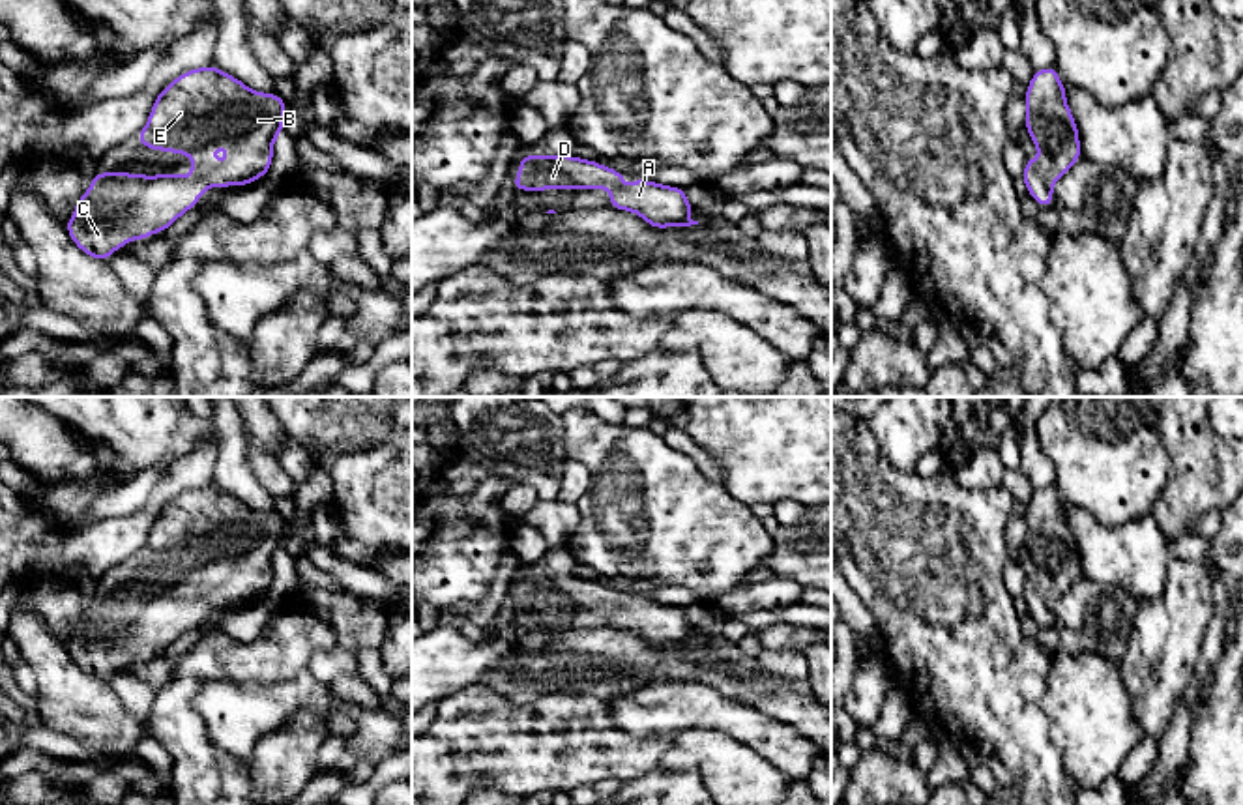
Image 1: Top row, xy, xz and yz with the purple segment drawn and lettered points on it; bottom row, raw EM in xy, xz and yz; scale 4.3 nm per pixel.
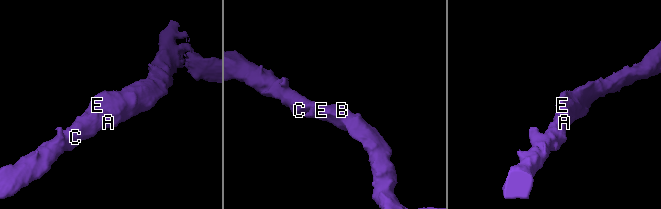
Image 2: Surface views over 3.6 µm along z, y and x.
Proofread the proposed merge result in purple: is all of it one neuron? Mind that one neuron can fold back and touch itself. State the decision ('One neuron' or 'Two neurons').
One neuron

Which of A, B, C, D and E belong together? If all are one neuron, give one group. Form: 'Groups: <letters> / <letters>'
Groups: A B C D E

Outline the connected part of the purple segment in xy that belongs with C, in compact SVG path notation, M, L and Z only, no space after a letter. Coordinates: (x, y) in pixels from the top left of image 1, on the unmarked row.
M213 483L182 492L157 513L137 562L191 575L191 593L95 592L66 642L69 657L107 681L125 663L167 651L210 605L249 607L273 582L285 532L279 513L251 509Z

